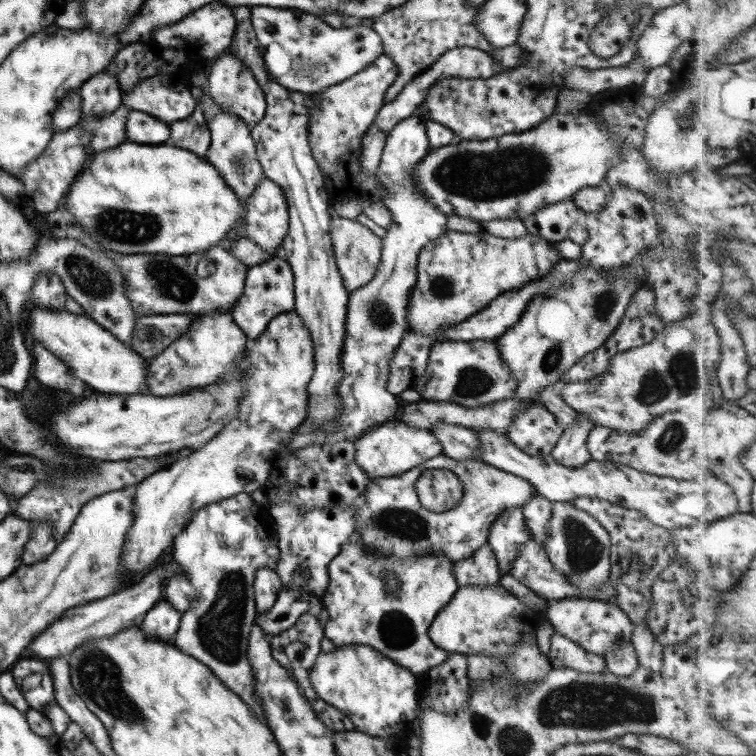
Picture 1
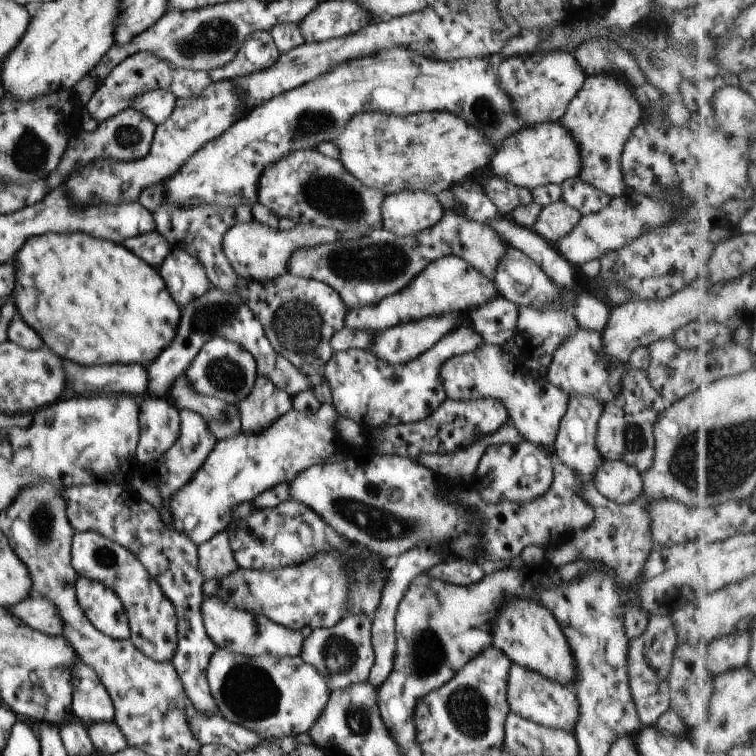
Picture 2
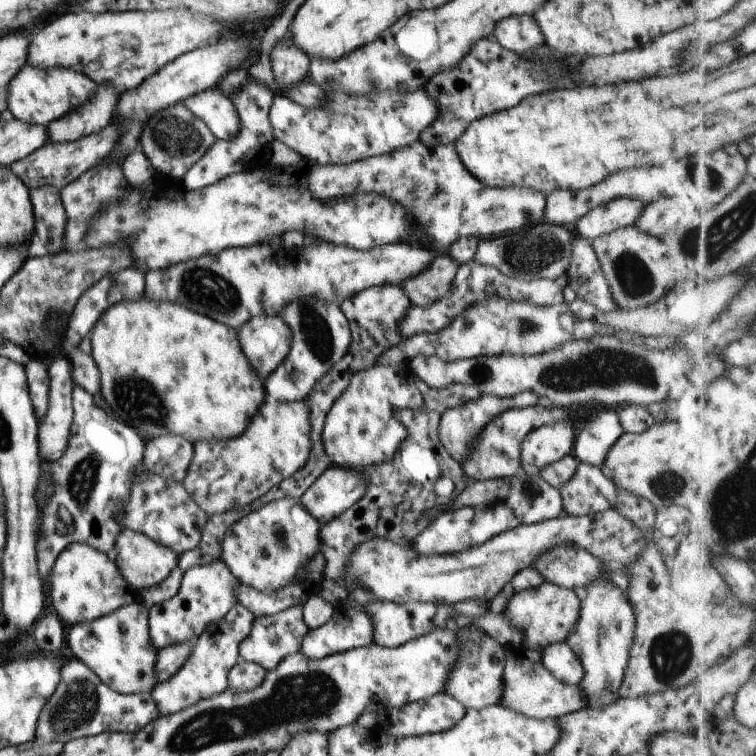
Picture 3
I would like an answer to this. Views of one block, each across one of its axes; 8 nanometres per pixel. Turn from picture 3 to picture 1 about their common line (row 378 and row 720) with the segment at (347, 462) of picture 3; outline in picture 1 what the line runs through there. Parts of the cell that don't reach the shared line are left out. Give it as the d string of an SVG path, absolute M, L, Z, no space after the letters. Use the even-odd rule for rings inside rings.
M365 644L335 647L327 653L320 651L310 666L308 674L313 692L316 692L323 702L344 712L352 722L355 731L377 738L392 737L400 731L410 732L411 724L416 720L418 710L419 695L416 677L397 662Z

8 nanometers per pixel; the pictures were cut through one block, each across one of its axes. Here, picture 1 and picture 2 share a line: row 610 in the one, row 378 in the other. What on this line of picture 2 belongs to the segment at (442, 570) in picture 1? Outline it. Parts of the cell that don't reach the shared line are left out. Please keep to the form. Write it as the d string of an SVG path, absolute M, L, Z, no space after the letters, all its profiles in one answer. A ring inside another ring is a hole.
M456 327L445 334L429 350L403 366L387 366L365 349L333 352L325 362L322 377L331 390L331 405L339 417L347 418L363 431L377 421L379 425L408 424L423 420L443 402L445 390L441 386L439 368L451 356L479 348L484 341L470 327Z

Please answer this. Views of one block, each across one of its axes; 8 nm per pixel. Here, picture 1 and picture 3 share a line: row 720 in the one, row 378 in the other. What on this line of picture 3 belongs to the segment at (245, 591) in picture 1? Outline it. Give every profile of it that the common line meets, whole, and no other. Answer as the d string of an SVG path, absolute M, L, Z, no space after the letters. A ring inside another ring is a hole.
M259 315L237 330L241 350L263 381L288 355L292 332L279 316Z

